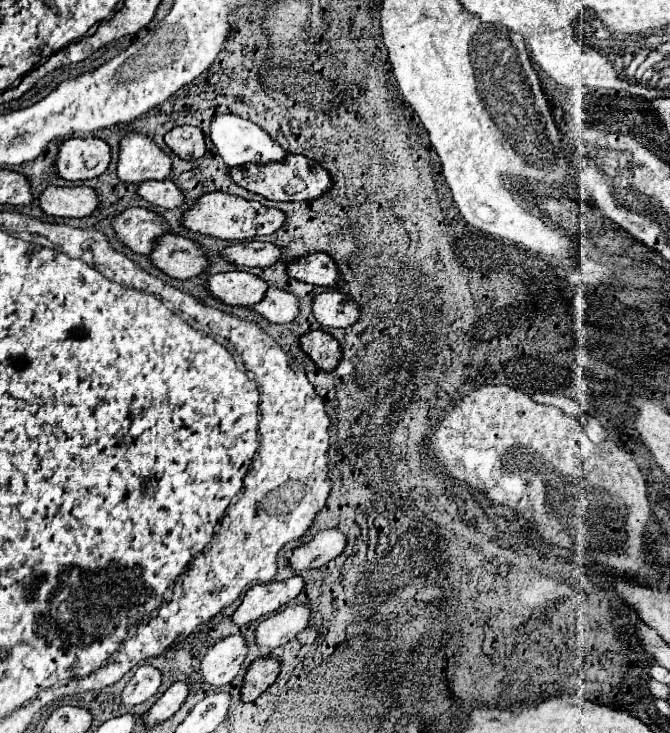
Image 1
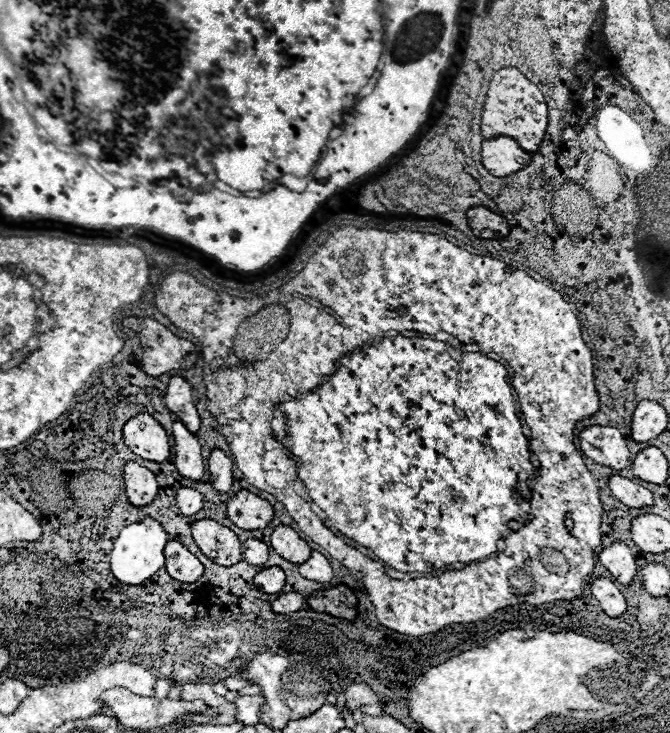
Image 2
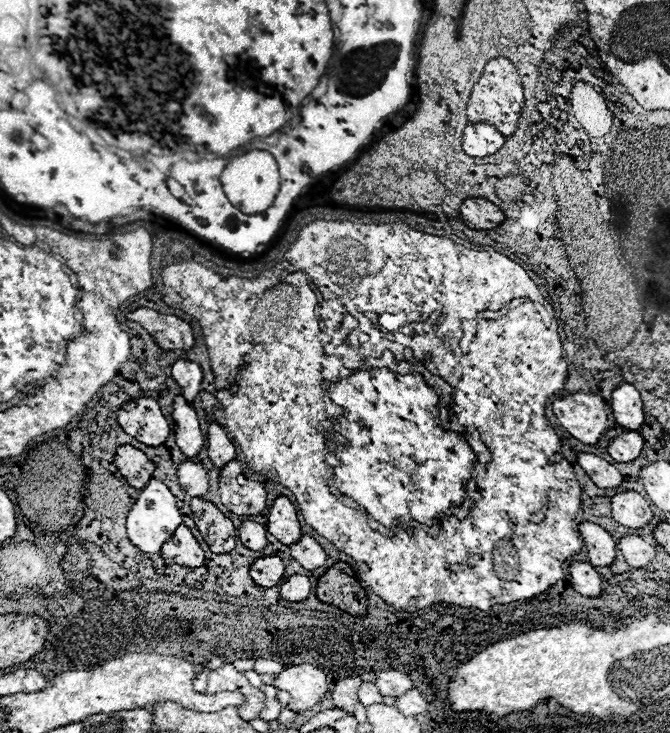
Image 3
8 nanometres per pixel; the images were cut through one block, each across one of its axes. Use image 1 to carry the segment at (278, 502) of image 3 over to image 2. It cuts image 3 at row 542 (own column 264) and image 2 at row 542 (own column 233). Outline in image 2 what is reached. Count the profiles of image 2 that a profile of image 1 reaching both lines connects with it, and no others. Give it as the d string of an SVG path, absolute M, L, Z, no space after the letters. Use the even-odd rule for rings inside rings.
M278 526L272 532L272 548L278 552L278 556L292 564L306 562L312 554L310 546L288 526Z

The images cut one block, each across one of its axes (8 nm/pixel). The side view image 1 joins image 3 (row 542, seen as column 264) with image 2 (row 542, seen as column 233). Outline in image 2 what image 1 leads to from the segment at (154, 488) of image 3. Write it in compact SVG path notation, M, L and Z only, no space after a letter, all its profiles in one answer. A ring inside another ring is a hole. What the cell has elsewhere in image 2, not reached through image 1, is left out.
M144 518L140 522L134 522L126 526L120 536L114 542L114 548L110 552L110 572L116 580L128 586L140 586L146 582L152 574L156 574L164 566L164 546L168 542L166 532L162 530L158 520Z

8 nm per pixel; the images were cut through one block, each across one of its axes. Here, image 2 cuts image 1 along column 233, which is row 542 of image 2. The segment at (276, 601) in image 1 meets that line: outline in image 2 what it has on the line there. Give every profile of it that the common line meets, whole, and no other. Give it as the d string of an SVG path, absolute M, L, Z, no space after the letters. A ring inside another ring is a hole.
M614 542L610 548L602 550L598 554L598 560L608 568L608 572L614 576L616 582L628 586L632 584L634 576L638 574L638 564L630 548L622 542Z

